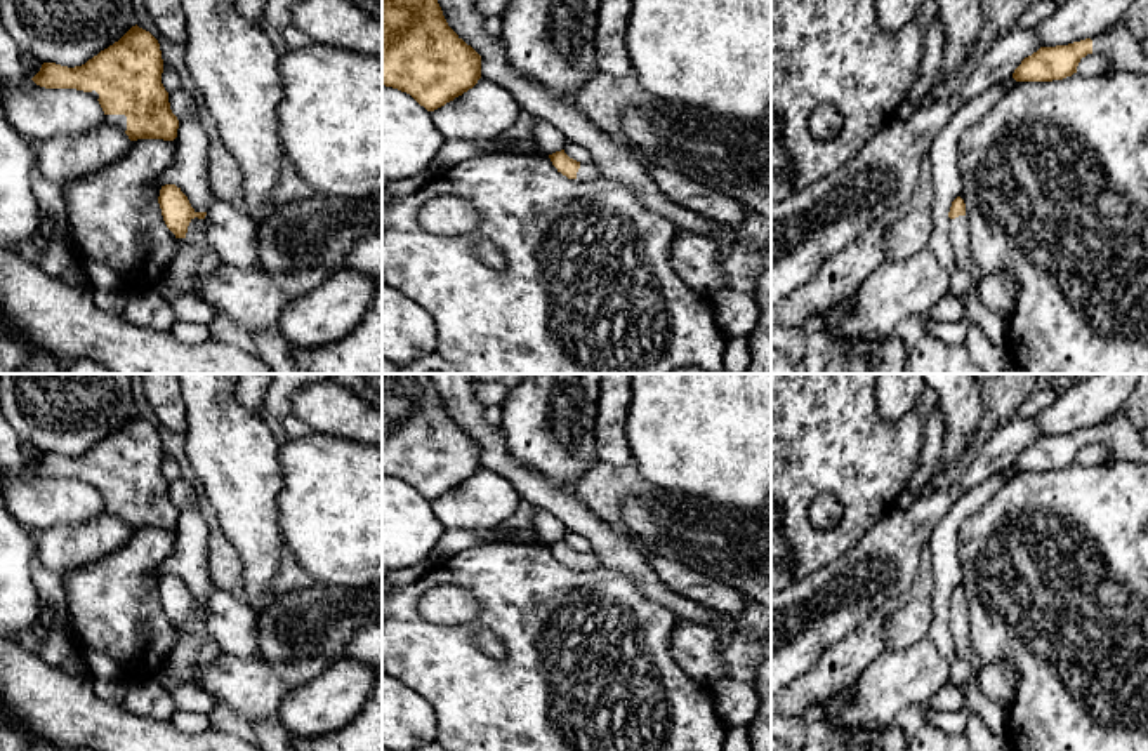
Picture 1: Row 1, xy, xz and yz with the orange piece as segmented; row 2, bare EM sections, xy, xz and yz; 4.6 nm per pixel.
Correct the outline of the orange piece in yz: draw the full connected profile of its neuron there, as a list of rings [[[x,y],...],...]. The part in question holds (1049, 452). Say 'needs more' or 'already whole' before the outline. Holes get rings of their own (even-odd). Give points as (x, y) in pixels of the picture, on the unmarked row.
needs more | [[[1117,410],[1105,421],[1068,435],[1040,436],[1025,447],[1014,459],[1016,471],[1052,471],[1077,462],[1077,455],[1087,443],[1106,445],[1113,457],[1129,462],[1148,462],[1148,443],[1131,424],[1124,410]]]

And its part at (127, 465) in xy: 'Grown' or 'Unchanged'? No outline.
Grown

